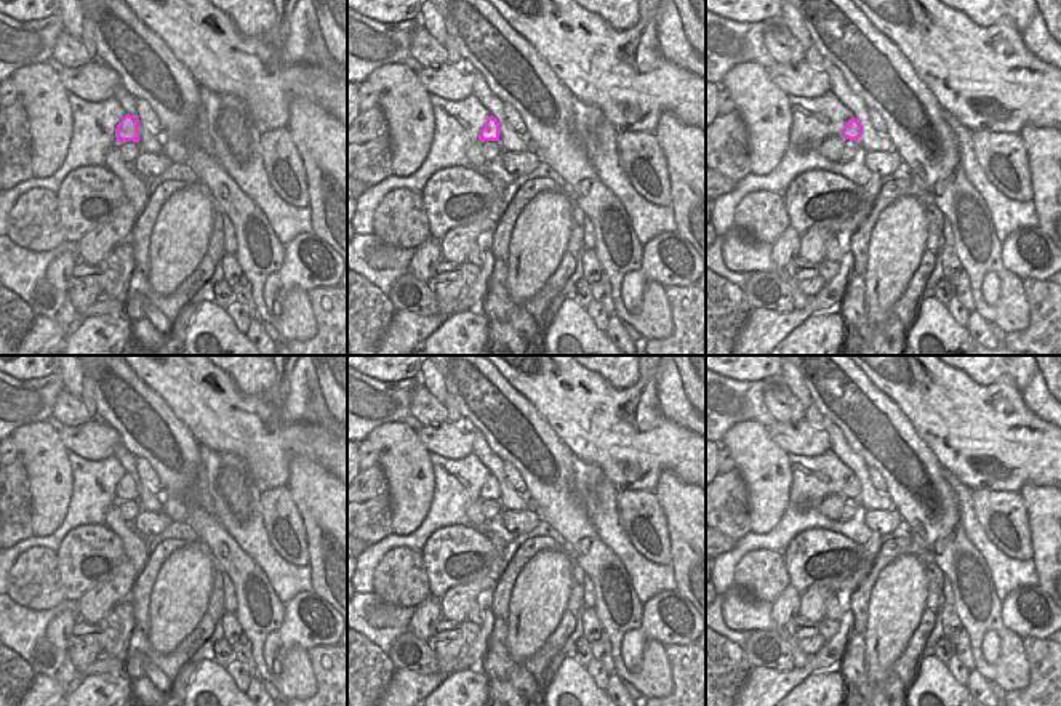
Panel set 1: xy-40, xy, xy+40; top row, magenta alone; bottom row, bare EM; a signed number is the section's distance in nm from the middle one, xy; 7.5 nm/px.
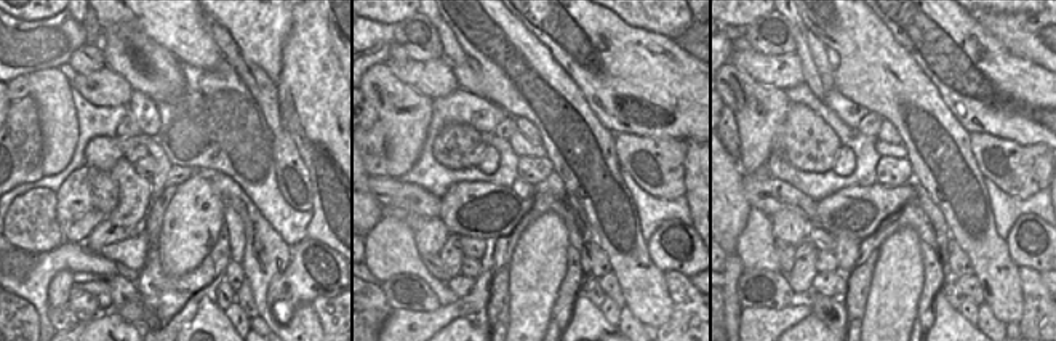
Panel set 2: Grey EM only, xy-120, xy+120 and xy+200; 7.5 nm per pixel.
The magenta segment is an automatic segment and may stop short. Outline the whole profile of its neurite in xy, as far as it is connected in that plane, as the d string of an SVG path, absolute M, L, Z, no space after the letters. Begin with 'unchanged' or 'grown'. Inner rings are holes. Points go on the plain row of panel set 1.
unchanged | M490 474L480 488L478 499L499 499L499 482Z

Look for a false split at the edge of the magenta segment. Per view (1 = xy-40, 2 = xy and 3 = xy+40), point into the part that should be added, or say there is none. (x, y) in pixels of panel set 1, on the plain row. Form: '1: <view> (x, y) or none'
1: none
2: none
3: none

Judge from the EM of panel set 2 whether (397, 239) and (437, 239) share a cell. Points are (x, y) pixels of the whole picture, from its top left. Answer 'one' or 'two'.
two

